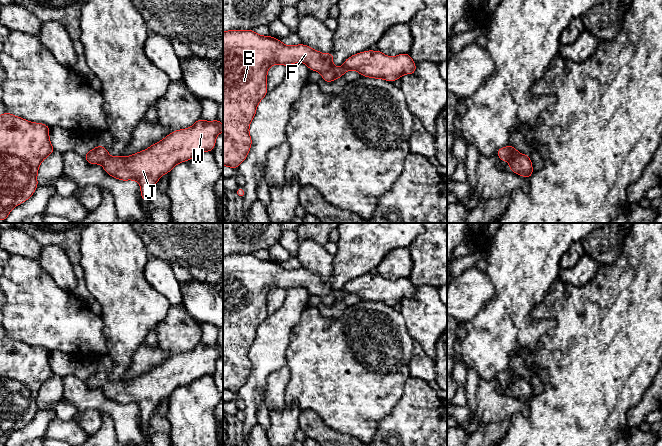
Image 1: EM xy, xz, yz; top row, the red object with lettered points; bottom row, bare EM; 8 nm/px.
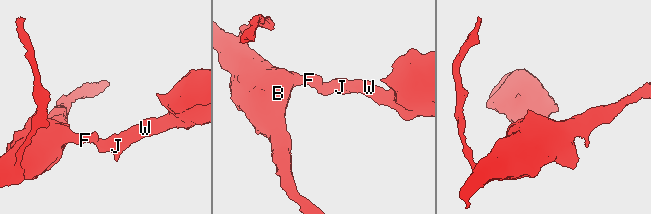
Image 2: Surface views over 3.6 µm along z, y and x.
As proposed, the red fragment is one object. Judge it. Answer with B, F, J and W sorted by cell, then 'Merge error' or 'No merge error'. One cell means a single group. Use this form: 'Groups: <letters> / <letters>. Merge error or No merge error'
Groups: B F J W. No merge error

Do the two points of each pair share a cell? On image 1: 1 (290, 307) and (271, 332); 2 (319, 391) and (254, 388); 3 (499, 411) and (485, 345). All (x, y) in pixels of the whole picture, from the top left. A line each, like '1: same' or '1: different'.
1: same
2: different
3: different

